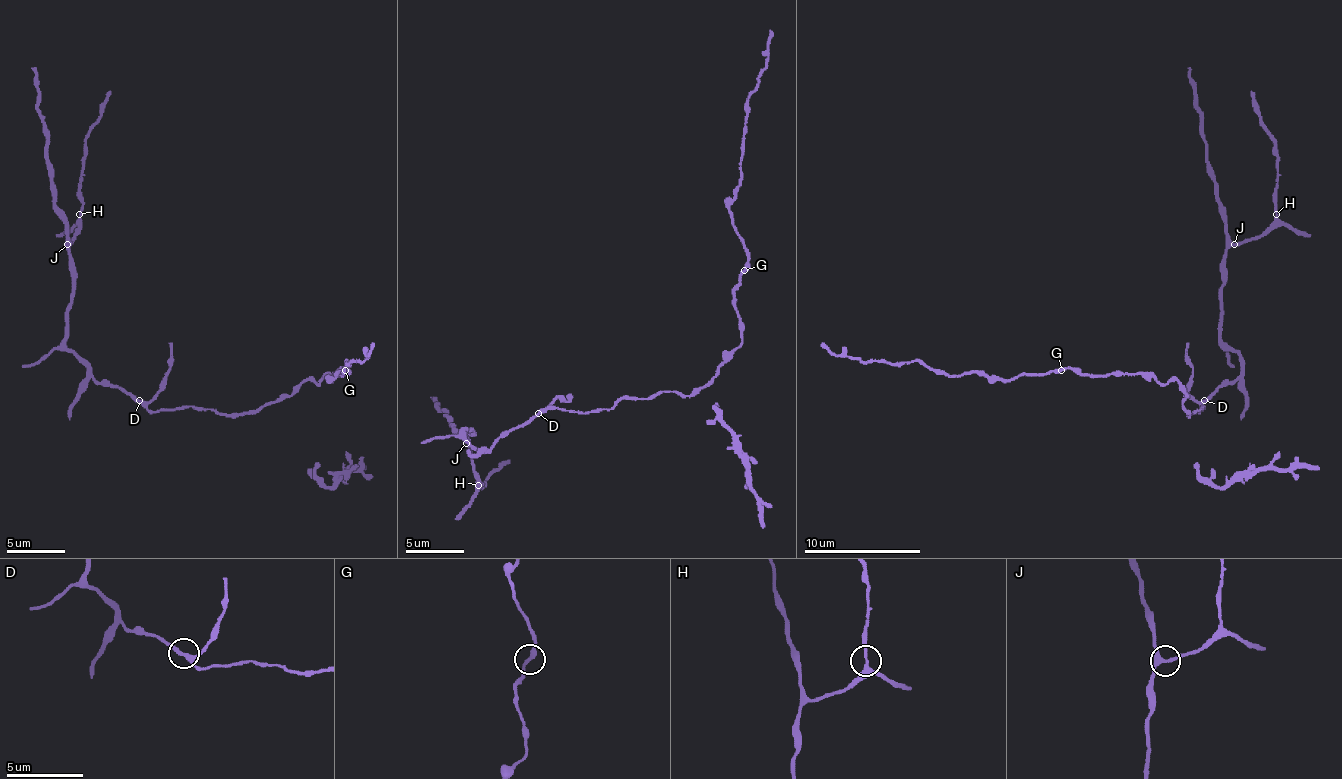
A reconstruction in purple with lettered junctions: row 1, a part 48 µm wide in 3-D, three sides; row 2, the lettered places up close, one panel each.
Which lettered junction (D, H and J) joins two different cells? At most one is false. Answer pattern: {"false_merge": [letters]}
{"false_merge": []}

